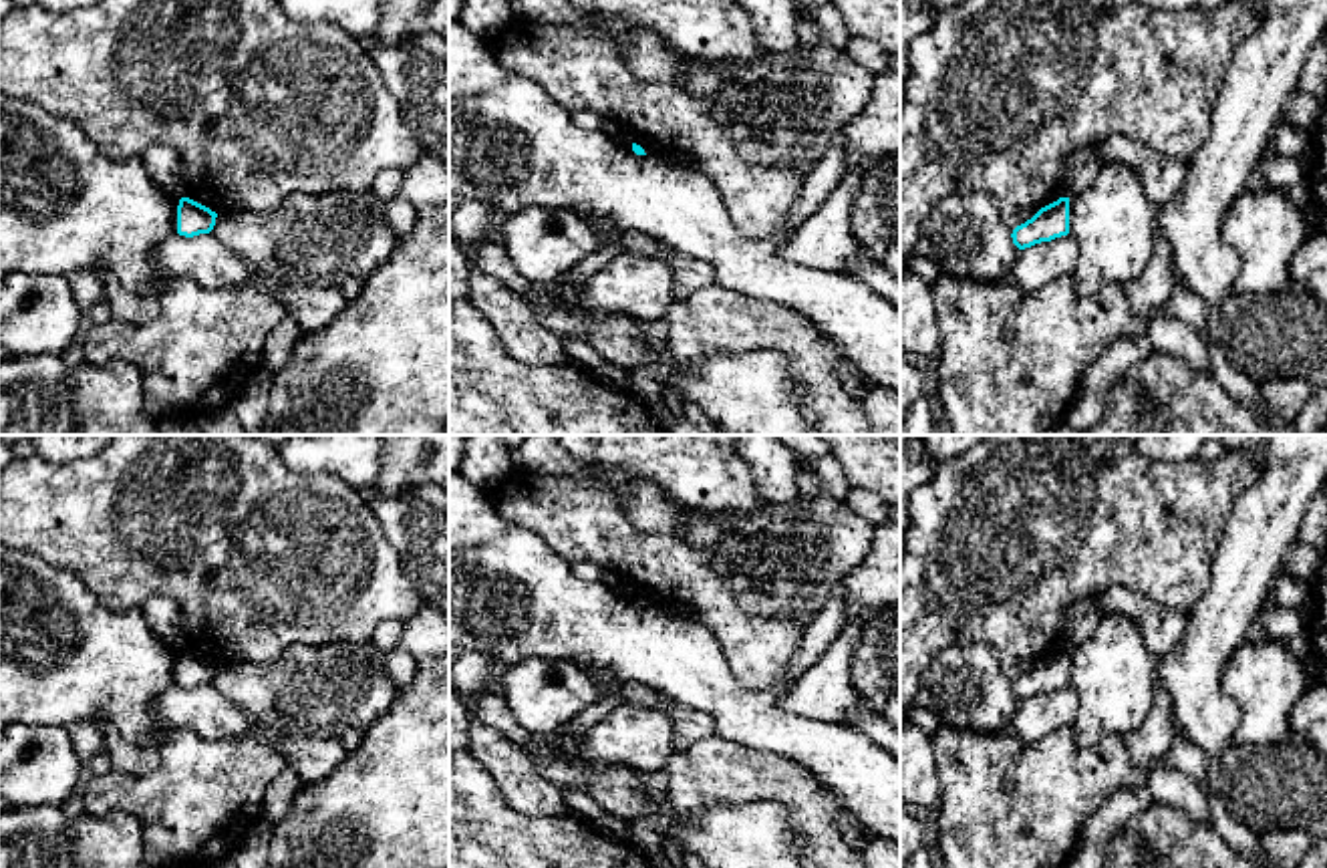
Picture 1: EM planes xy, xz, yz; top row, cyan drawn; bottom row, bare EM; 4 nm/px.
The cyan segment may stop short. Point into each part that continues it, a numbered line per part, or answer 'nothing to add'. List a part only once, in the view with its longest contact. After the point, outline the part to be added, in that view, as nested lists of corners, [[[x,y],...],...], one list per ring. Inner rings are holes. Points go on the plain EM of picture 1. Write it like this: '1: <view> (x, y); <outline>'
nothing to add

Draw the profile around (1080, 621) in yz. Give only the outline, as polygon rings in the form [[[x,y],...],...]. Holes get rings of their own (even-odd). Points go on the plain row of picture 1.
[[[1101,596],[1085,598],[1069,606],[1063,614],[1059,646],[1071,648],[1083,642],[1095,630],[1103,614]]]

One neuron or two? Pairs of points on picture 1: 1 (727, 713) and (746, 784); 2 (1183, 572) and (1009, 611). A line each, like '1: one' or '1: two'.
1: two
2: one

